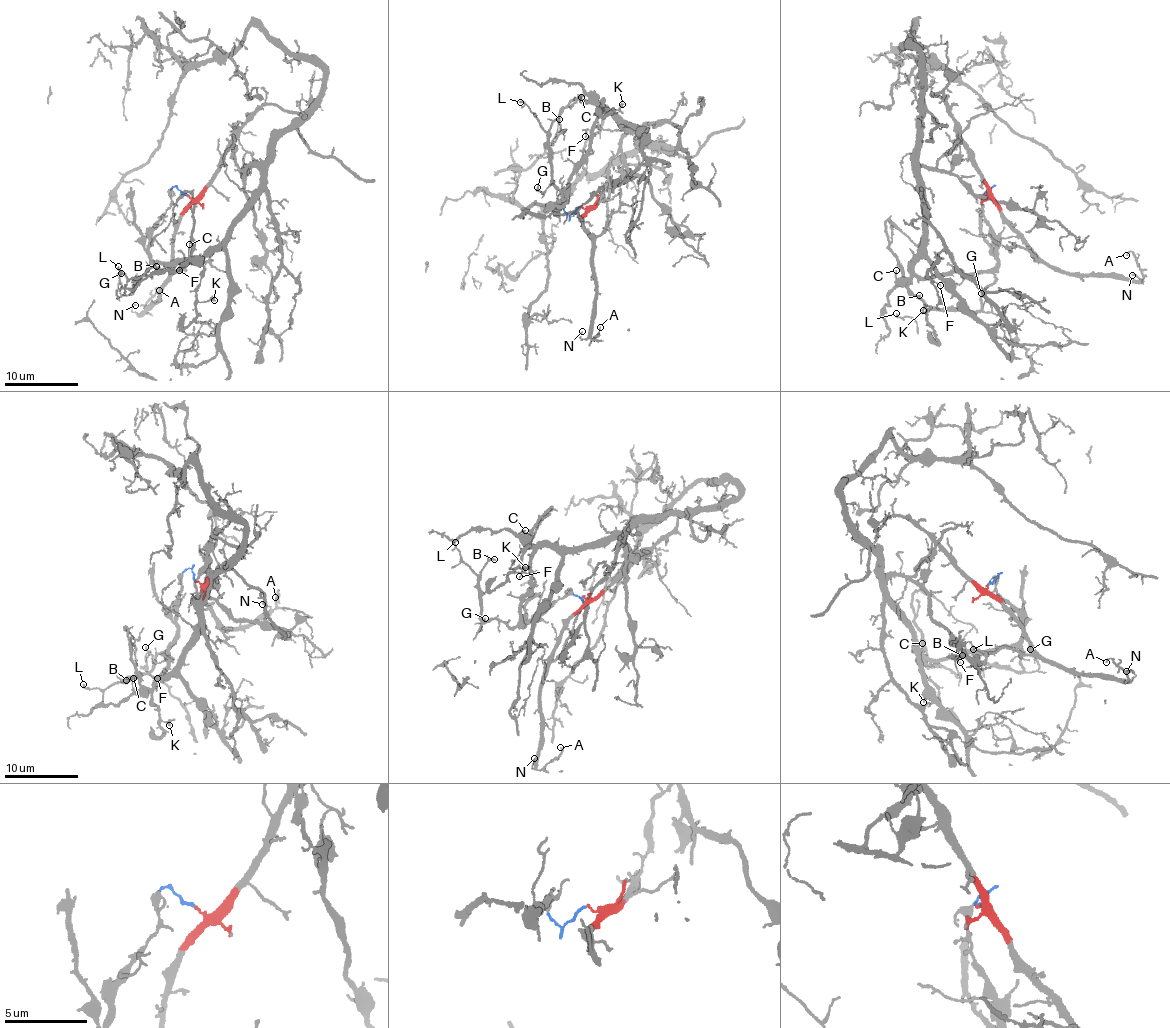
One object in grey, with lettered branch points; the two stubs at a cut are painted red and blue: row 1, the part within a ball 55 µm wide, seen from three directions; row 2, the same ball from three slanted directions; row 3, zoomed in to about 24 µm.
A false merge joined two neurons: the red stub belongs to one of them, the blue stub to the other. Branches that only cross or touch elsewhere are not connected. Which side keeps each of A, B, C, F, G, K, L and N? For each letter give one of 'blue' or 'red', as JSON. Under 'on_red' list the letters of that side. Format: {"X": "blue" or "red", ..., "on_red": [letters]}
{"A": "red", "B": "blue", "C": "blue", "F": "blue", "G": "blue", "K": "blue", "L": "blue", "N": "red", "on_red": ["A", "N"]}

